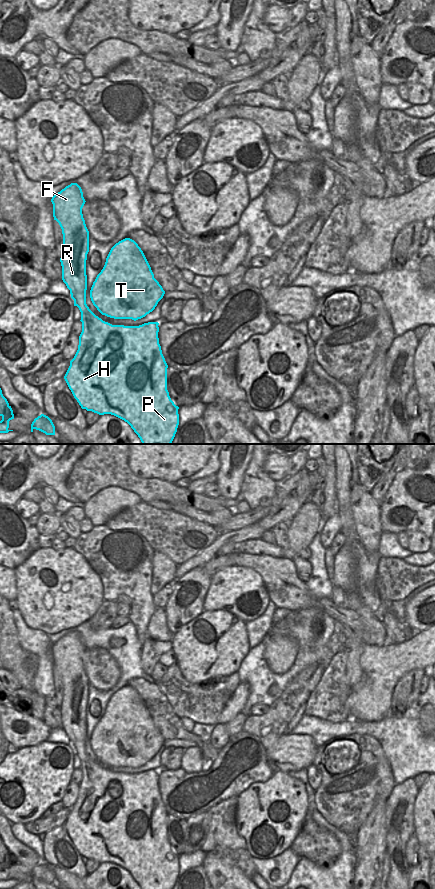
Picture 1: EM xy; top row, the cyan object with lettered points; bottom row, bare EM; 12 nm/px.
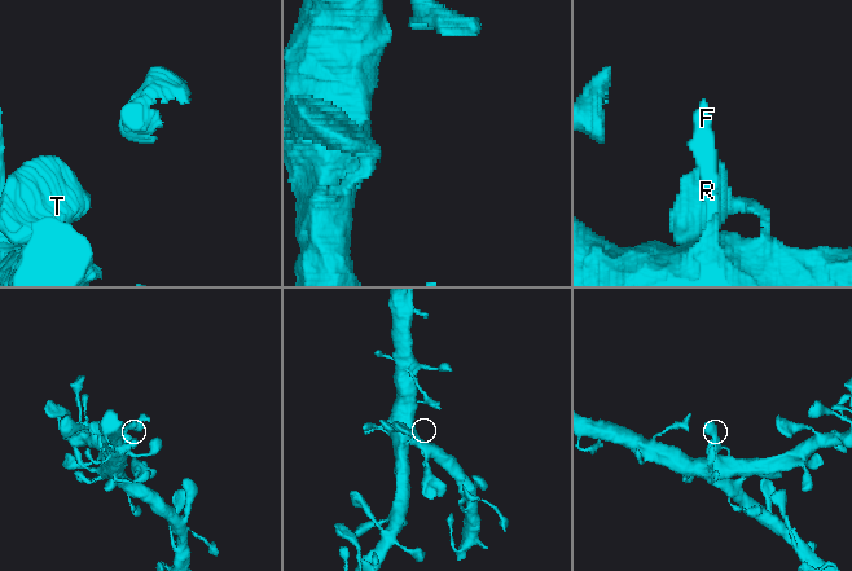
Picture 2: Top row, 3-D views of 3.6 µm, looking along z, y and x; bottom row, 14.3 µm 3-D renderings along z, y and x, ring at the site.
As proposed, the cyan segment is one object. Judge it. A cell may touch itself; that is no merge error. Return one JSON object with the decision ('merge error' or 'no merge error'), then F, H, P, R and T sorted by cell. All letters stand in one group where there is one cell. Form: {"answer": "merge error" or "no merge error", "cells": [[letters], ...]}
{"answer": "no merge error", "cells": [["F", "H", "P", "R", "T"]]}

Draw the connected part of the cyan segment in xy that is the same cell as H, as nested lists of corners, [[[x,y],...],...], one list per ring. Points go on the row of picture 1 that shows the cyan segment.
[[[71,183],[55,194],[51,202],[54,220],[59,223],[63,234],[62,280],[70,290],[74,306],[81,312],[82,322],[78,350],[64,379],[82,409],[99,415],[111,414],[124,420],[142,444],[171,444],[179,425],[179,407],[171,400],[167,390],[168,365],[159,344],[159,323],[112,325],[89,309],[86,304],[89,231],[82,214],[86,202],[82,189],[77,183]]]

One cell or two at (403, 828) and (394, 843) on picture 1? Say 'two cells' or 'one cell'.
one cell

